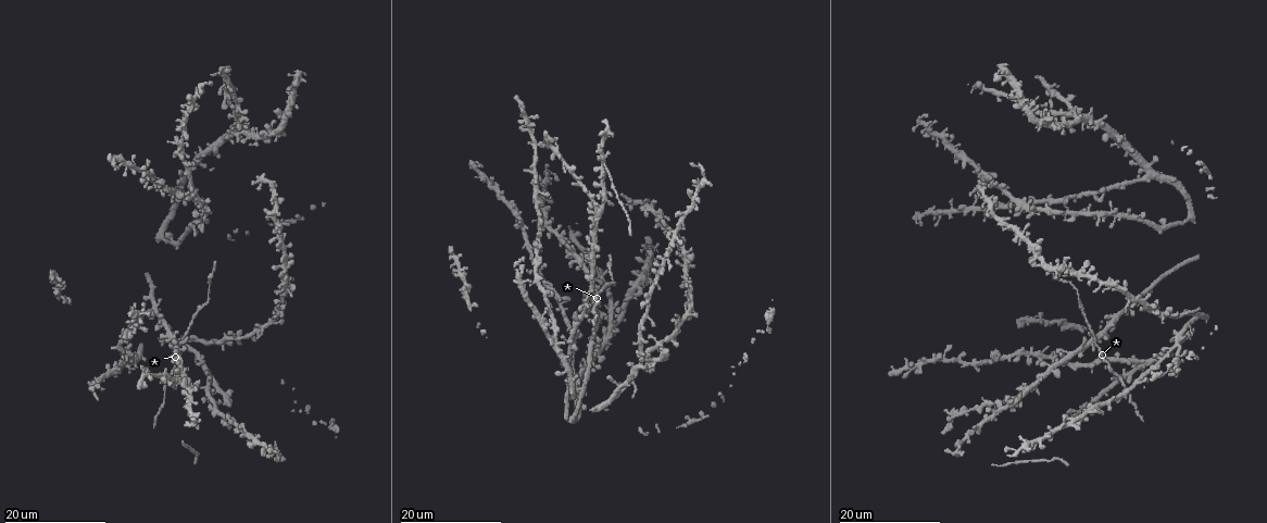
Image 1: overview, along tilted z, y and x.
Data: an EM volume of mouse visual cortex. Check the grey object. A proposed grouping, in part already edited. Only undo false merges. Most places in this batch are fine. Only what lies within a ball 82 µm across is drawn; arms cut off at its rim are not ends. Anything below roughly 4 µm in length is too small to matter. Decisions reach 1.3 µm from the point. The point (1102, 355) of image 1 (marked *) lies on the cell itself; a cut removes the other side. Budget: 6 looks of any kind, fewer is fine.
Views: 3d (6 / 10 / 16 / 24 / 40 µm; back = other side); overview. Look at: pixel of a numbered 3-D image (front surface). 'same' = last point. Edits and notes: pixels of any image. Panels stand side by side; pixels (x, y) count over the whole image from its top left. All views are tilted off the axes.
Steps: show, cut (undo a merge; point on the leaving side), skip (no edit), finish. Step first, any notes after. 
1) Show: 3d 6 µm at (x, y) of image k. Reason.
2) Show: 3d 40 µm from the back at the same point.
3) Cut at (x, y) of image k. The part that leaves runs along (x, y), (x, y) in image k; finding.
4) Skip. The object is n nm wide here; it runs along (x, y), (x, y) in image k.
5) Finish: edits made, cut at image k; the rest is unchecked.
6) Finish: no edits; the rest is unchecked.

Show: 3d 16 µm at (263, 329) of image 1. Four or more arms meet.

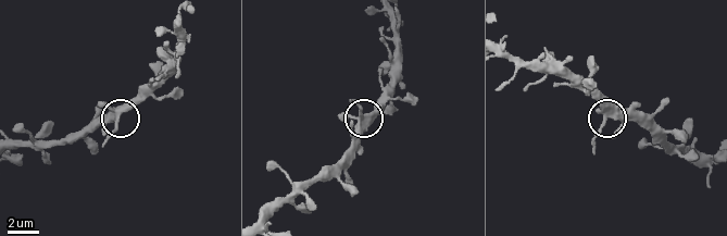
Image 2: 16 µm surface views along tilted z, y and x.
Show: 3d 6 µm at (359, 121) of image 2.

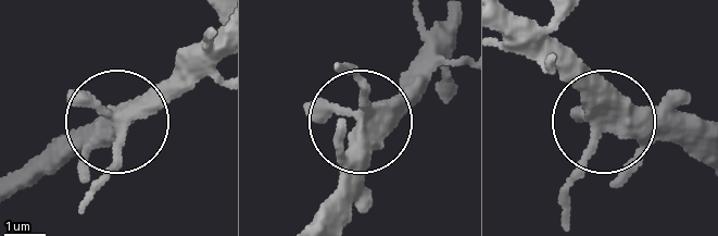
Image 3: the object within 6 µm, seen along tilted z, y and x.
Show: 3d 6 µm from the back at (605, 123) of image 3. From behind.

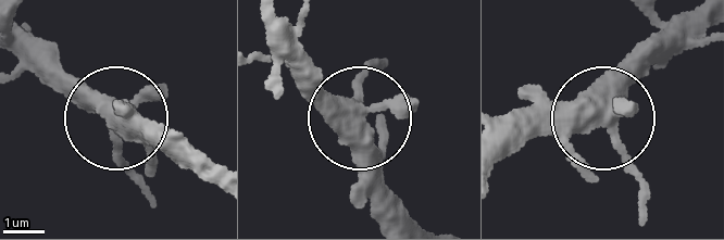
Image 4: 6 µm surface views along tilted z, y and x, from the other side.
Skip. 4 arms meet here; continuous, no second cell.

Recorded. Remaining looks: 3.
Show: 3d 16 µm at (216, 391) of image 1. Four arms meet.

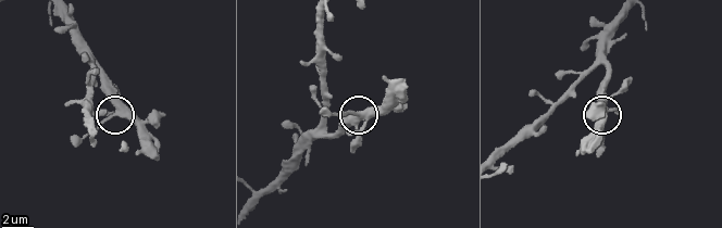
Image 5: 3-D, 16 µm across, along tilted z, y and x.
Show: 3d 6 µm at (119, 111) of image 5.

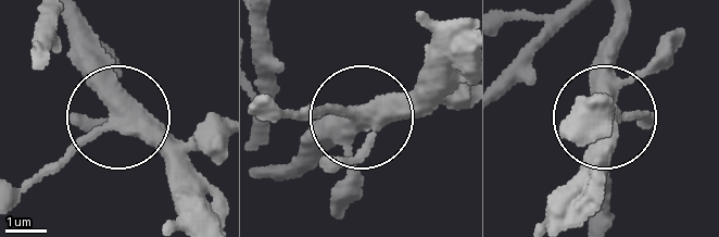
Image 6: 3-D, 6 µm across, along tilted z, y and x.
Skip. It runs along (64, 19), (72, 58), (114, 114), (21, 194) in image 6; one cell here.

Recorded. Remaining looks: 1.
Finish: no edits; the rest is unchecked.

